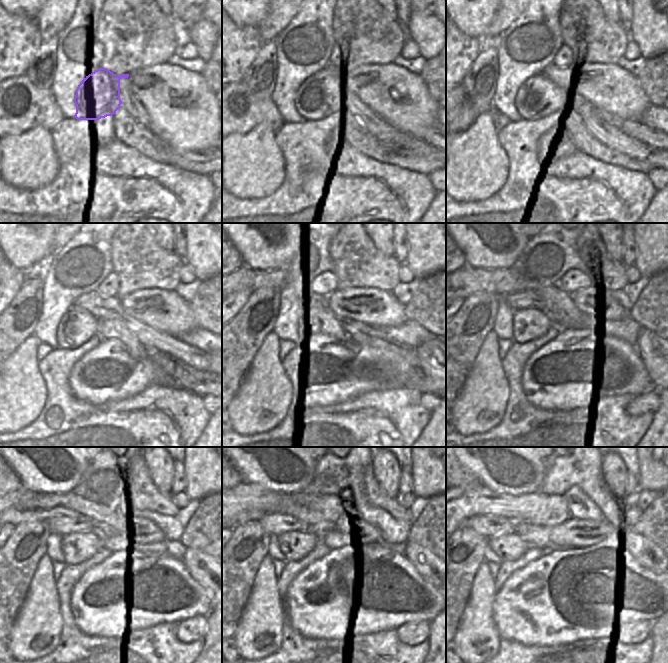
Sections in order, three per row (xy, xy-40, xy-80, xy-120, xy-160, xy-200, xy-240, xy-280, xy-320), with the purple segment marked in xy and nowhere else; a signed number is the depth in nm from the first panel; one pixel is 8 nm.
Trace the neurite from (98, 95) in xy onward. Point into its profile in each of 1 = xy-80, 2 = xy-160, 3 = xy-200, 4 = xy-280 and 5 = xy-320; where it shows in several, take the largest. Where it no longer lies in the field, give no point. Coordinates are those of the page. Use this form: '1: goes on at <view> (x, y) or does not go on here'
1: goes on at xy-80 (539, 97)
2: goes on at xy-160 (305, 325)
3: goes on at xy-200 (528, 324)
4: goes on at xy-280 (294, 546)
5: goes on at xy-320 (507, 546)

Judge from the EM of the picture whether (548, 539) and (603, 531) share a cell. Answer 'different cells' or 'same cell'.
same cell

